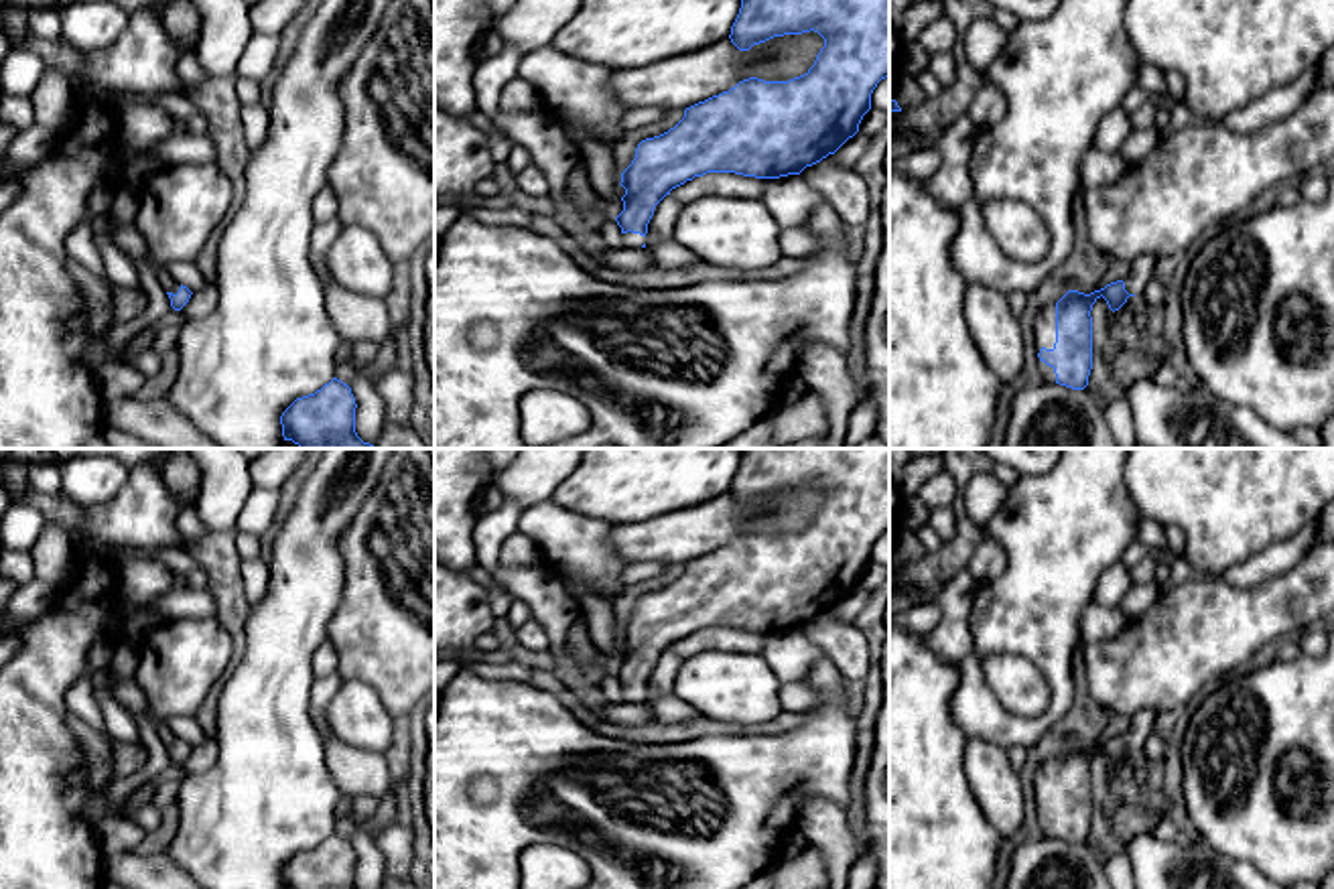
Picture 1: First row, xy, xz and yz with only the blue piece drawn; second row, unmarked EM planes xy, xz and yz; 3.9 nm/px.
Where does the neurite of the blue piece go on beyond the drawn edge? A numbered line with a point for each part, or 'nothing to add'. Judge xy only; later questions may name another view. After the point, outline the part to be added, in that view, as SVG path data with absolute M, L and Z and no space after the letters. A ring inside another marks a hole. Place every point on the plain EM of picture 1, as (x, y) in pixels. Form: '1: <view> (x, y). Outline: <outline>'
1: xy (165, 733). Outline: M169 719L160 723L158 737L166 747L177 749L181 739L169 729Z

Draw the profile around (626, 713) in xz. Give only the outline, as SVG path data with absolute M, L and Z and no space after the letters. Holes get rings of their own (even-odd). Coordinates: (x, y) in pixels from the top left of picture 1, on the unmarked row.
M646 702L607 704L597 716L619 727L642 727L654 721Z

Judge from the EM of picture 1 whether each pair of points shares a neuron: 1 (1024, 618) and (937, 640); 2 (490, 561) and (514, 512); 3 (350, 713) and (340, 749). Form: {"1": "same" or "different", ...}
{"1": "different", "2": "same", "3": "different"}

